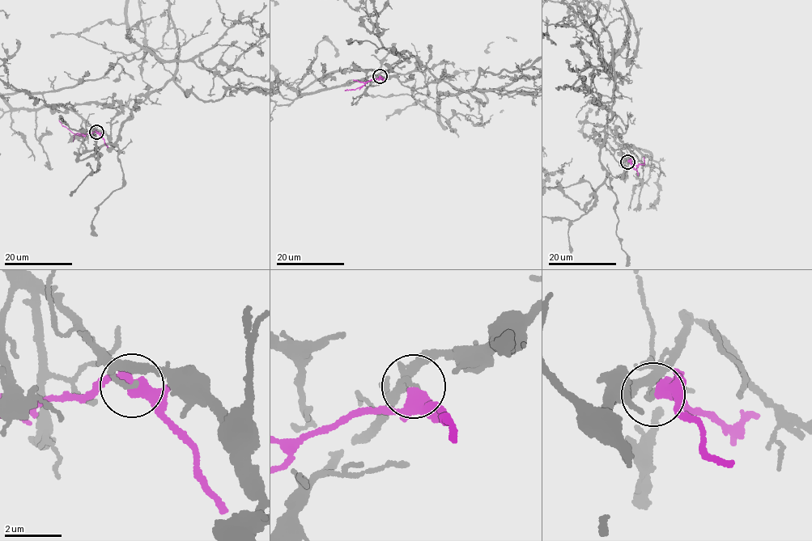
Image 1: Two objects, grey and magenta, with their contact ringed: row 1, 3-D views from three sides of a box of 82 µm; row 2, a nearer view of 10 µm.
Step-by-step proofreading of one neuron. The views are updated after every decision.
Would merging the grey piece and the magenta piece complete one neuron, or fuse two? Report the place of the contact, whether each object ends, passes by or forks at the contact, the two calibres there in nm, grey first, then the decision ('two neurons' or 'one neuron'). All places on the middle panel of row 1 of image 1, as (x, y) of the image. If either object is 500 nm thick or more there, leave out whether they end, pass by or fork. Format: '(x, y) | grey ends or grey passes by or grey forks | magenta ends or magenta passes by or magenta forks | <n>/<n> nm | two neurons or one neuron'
(380, 76) | grey ends | magenta passes by | 150/380 nm | two neurons

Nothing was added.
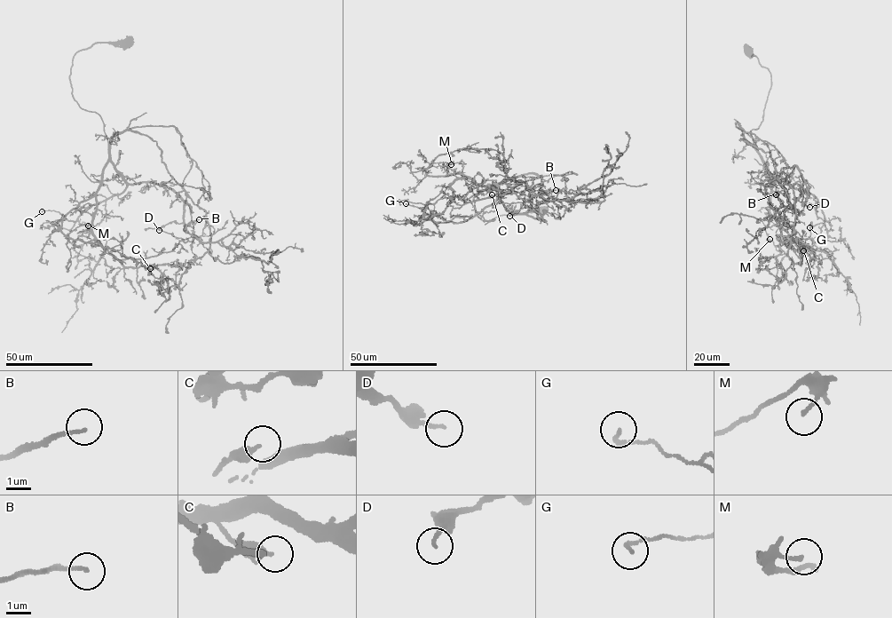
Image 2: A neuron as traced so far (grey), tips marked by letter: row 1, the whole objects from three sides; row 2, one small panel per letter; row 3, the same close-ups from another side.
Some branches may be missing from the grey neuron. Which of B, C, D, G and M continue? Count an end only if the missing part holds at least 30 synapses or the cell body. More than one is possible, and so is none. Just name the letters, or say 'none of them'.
B

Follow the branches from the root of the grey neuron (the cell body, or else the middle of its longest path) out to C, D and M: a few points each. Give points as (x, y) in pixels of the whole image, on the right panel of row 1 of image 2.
C: (748, 51), (771, 78), (763, 120), (750, 133), (769, 178), (775, 217), (814, 252), (803, 250)
D: (748, 51), (770, 75), (750, 132), (765, 175), (781, 180), (794, 165), (795, 198), (809, 207)
M: (748, 51), (770, 75), (763, 120), (750, 132), (769, 178), (769, 209), (781, 233), (780, 253), (769, 239)

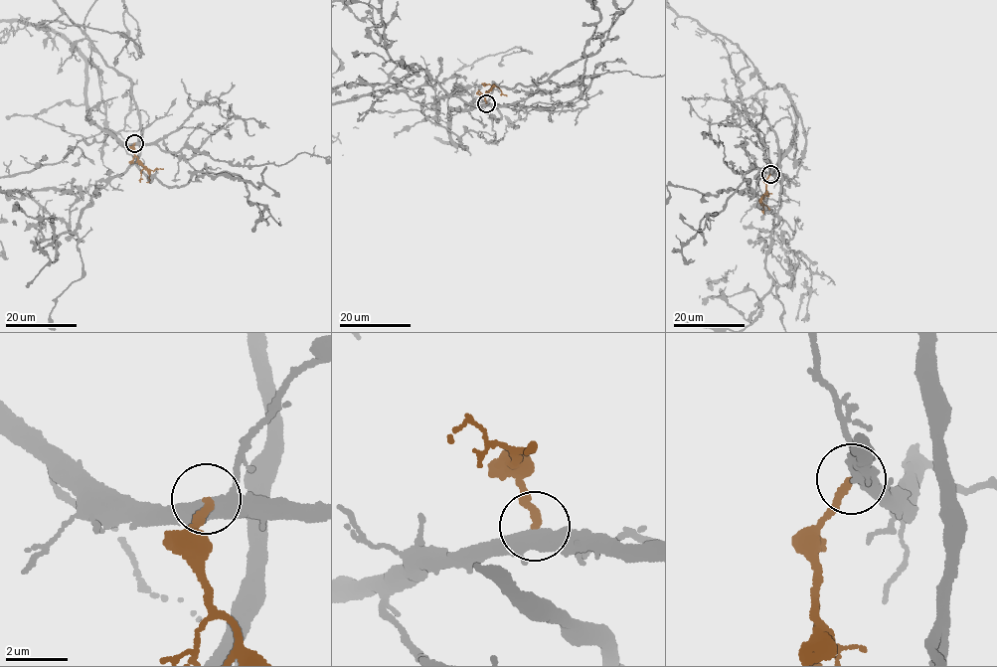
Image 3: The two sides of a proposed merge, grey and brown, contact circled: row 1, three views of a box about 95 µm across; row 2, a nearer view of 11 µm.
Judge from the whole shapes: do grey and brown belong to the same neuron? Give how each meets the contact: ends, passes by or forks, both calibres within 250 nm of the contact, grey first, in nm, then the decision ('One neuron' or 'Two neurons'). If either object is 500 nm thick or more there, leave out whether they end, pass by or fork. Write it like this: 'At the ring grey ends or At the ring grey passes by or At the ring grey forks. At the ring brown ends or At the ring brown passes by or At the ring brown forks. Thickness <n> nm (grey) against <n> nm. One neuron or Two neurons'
At the ring grey forks. At the ring brown ends. Thickness 360 nm (grey) against 240 nm. One neuron

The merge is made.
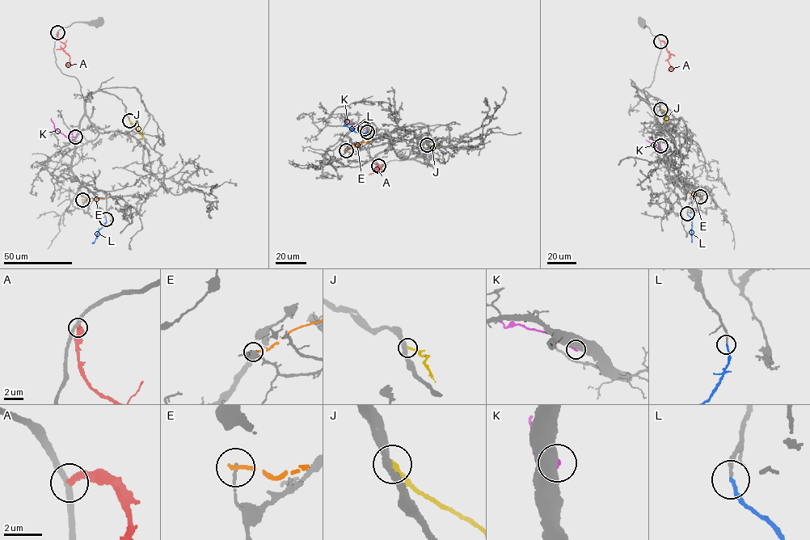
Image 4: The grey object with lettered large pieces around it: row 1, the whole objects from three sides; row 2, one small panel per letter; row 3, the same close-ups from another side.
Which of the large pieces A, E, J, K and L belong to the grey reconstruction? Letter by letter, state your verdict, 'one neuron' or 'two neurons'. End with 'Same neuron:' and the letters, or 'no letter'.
A: two neurons
E: two neurons
J: two neurons
K: two neurons
L: one neuron
Same neuron: L

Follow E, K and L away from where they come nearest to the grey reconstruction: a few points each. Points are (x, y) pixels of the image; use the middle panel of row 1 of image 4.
E: (346, 150), (370, 141)
K: (364, 128), (346, 121), (348, 115)
L: (367, 132), (356, 132), (344, 124)

